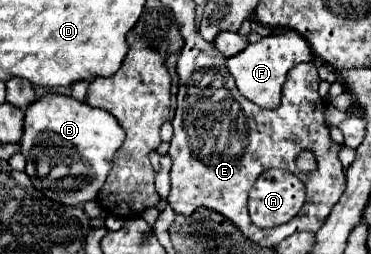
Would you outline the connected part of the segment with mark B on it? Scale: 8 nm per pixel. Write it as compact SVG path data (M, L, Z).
M47 93L25 109L21 137L21 153L27 159L25 173L45 197L65 205L81 205L97 197L123 139L121 125L107 111L69 95Z

